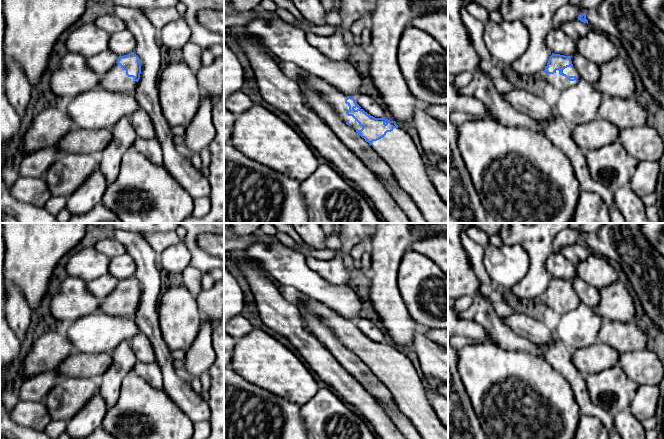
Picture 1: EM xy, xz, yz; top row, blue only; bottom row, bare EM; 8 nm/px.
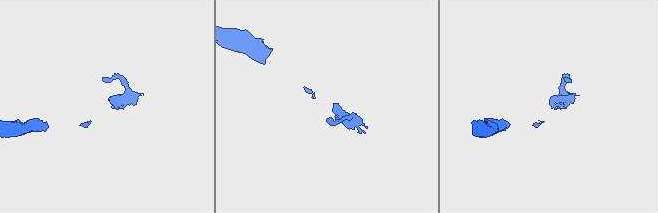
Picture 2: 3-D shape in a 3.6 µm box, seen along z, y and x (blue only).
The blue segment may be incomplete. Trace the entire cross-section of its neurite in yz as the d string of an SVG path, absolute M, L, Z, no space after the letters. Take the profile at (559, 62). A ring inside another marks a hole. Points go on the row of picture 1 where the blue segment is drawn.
M554 54L550 56L544 72L541 74L546 83L561 92L576 85L580 76L572 64L571 56Z

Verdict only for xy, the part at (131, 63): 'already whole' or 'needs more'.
needs more

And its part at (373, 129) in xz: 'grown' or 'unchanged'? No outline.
grown

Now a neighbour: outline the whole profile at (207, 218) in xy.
M224 92L214 103L213 125L215 137L209 145L210 164L208 181L211 186L211 209L201 218L188 217L182 223L224 222Z

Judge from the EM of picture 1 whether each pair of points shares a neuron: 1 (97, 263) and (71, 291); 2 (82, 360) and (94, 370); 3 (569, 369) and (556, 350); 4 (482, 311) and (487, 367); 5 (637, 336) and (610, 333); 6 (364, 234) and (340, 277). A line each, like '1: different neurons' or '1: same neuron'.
1: same neuron
2: same neuron
3: same neuron
4: different neurons
5: same neuron
6: same neuron

